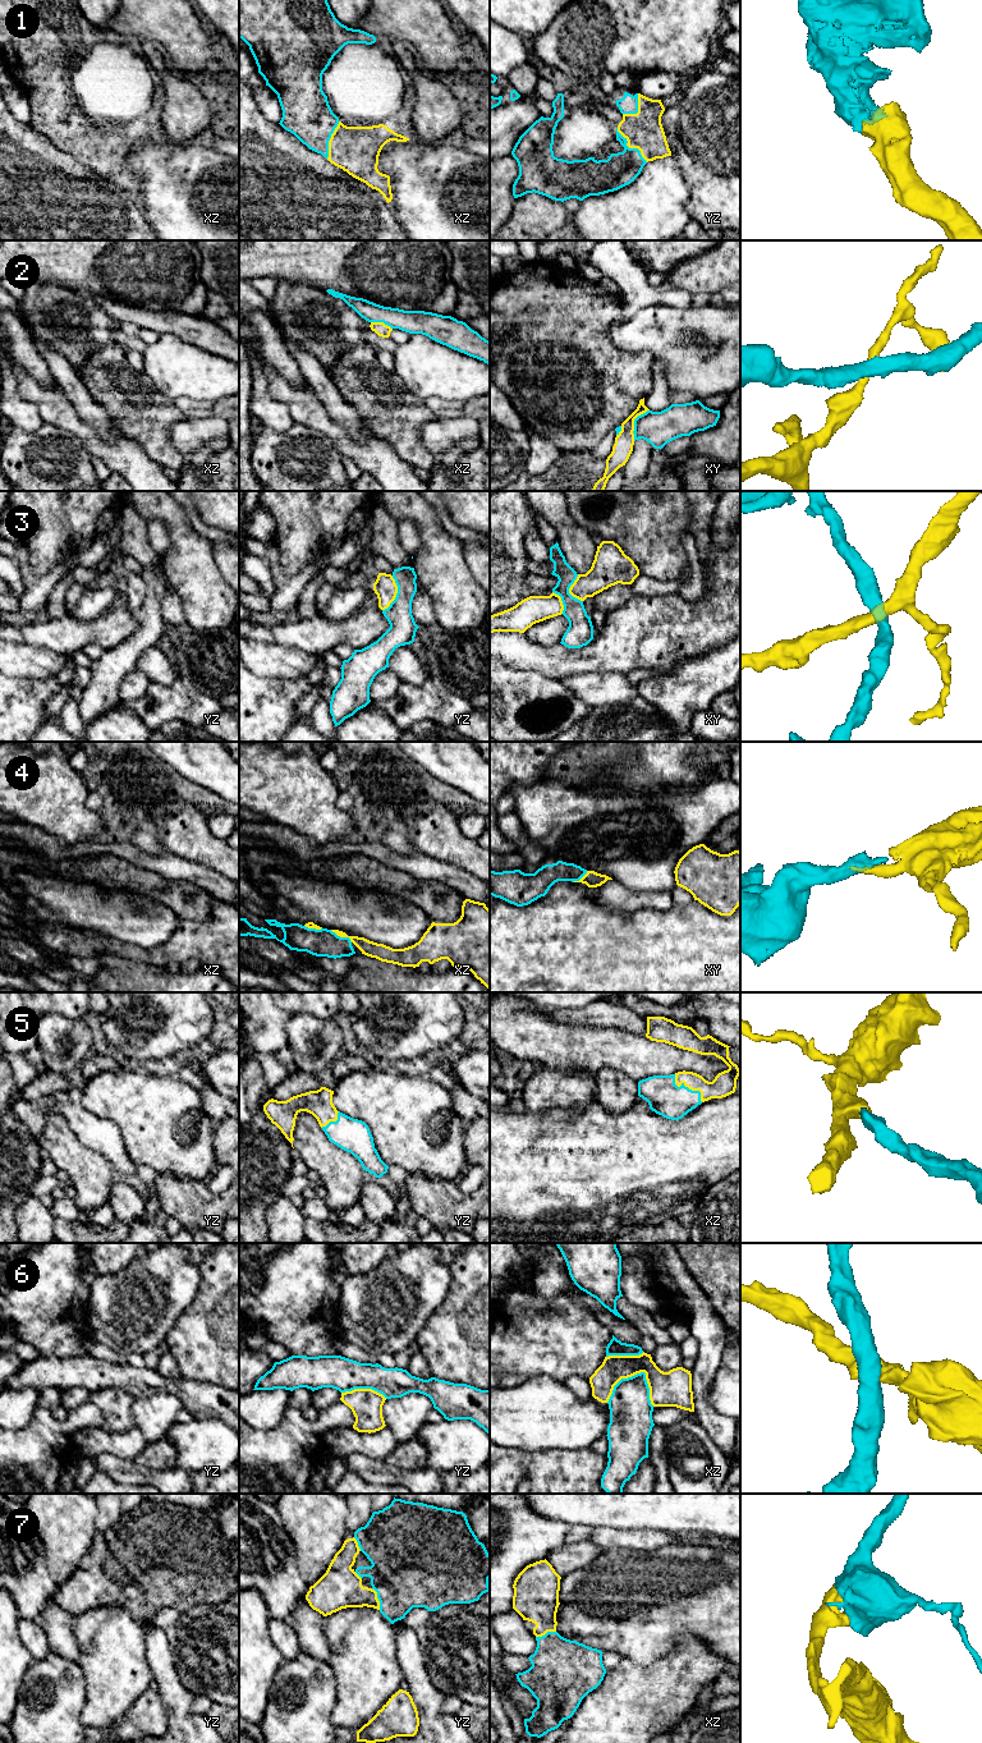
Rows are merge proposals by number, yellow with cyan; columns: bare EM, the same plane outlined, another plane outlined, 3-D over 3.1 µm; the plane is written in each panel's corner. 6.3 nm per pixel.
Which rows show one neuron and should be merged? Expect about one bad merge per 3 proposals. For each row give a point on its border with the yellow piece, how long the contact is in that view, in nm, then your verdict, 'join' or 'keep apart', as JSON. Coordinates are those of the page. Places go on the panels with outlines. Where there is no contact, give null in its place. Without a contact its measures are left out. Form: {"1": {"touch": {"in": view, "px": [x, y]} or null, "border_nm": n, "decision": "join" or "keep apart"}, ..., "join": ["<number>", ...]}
{"1": {"touch": {"in": "yz", "px": [631, 147]}, "border_nm": 300, "decision": "join"}, "2": {"touch": {"in": "xy", "px": [633, 423]}, "border_nm": 220, "decision": "keep apart"}, "3": {"touch": {"in": "yz", "px": [397, 592]}, "border_nm": 240, "decision": "keep apart"}, "4": {"touch": {"in": "xz", "px": [342, 936]}, "border_nm": 160, "decision": "join"}, "5": {"touch": {"in": "xz", "px": [688, 1087]}, "border_nm": 260, "decision": "join"}, "6": {"touch": {"in": "xz", "px": [622, 1377]}, "border_nm": 320, "decision": "keep apart"}, "7": {"touch": {"in": "yz", "px": [377, 1599]}, "border_nm": 150, "decision": "join"}, "join": ["1", "4", "5", "7"]}

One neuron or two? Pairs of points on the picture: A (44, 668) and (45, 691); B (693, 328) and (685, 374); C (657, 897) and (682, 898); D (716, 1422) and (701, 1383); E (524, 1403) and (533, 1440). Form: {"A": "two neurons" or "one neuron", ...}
{"A": "two neurons", "B": "one neuron", "C": "two neurons", "D": "one neuron", "E": "one neuron"}

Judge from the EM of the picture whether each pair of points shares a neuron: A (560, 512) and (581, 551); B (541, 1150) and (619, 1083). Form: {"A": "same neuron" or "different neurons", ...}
{"A": "same neuron", "B": "different neurons"}

